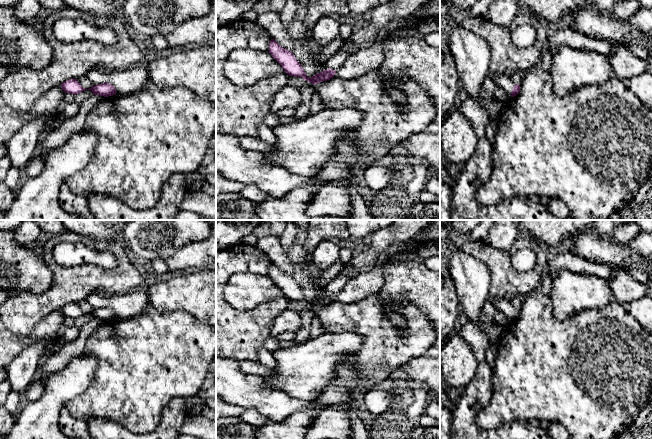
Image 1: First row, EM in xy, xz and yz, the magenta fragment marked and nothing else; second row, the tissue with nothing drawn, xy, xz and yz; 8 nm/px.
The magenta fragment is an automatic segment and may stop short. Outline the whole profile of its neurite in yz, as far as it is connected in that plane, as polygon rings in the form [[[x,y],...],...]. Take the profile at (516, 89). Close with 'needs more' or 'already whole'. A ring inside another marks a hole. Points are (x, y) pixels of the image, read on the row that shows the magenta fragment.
[[[509,74],[492,75],[493,81],[502,88],[511,97],[516,96],[520,92],[520,85],[514,84]]] | needs more

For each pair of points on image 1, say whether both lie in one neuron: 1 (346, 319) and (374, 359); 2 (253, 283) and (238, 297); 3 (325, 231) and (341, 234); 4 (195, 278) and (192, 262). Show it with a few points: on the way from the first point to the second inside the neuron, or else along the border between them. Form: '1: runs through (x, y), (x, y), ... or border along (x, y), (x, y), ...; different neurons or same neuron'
1: runs through (358, 324), (374, 340), (374, 347); same neuron
2: runs through (249, 287), (242, 293); same neuron
3: runs through (329, 231), (337, 231); same neuron
4: border along (205, 267), (193, 270); different neurons

